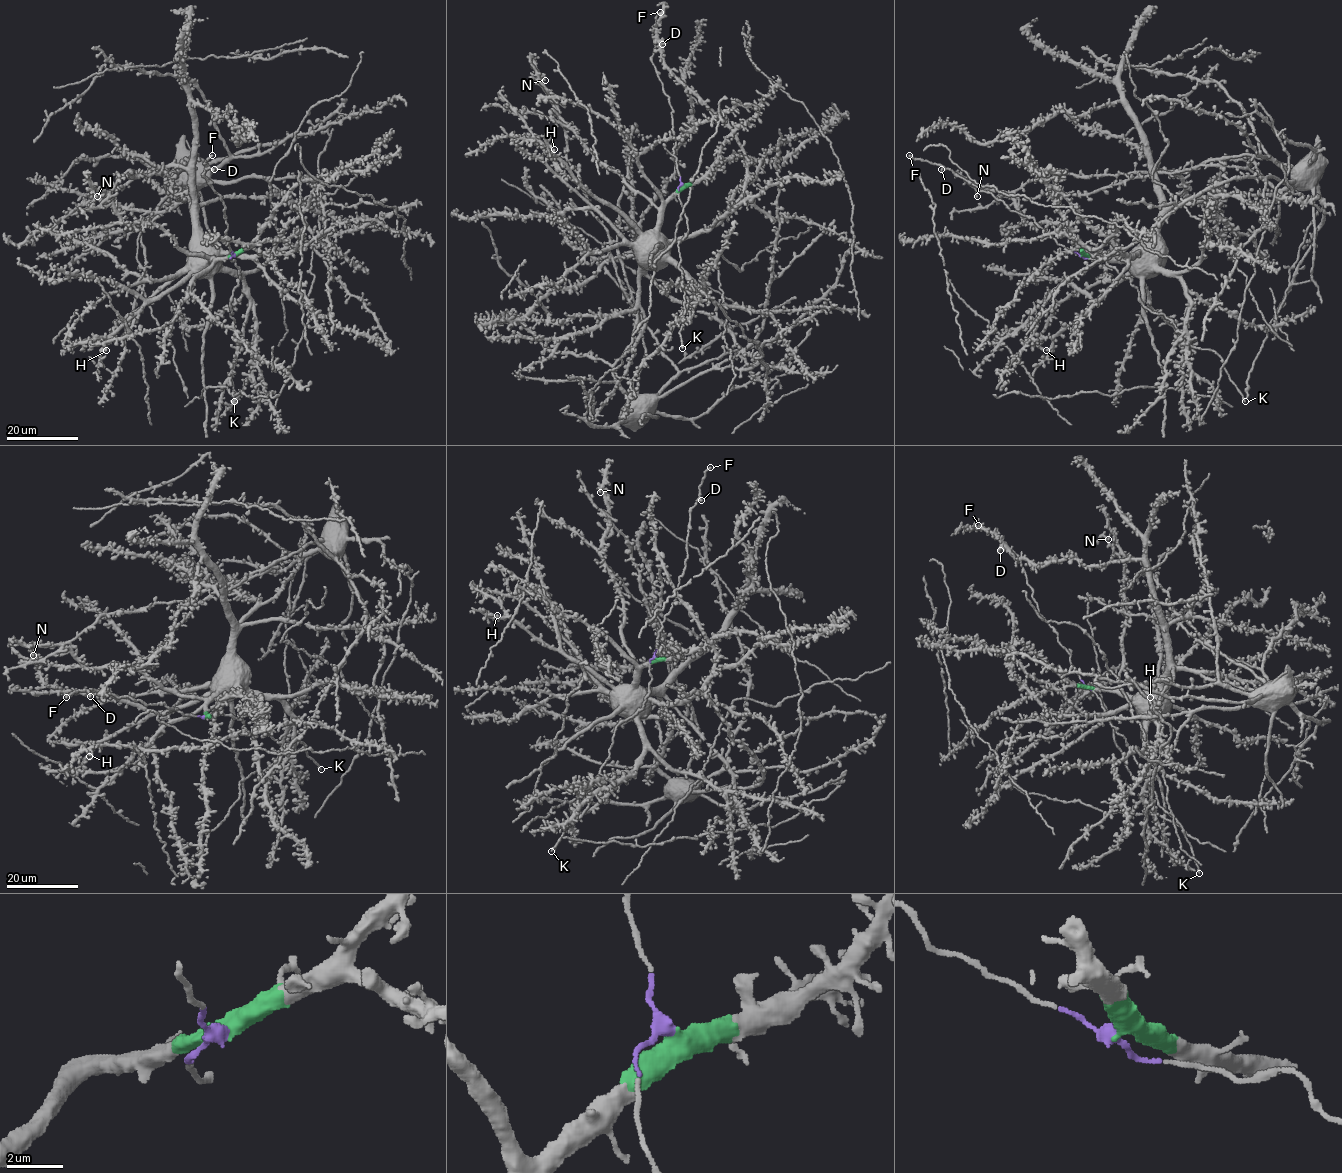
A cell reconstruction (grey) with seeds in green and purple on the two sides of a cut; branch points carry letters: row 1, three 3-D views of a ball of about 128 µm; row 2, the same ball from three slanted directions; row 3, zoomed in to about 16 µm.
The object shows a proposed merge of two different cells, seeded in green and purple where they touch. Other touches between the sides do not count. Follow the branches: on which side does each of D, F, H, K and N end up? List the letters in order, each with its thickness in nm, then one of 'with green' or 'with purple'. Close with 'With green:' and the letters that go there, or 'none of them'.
D: 320 nm thick; with purple
F: 240 nm thick; with purple
H: 360 nm thick; with green
K: 190 nm thick; with purple
N: 160 nm thick; with green
With green: H, N

